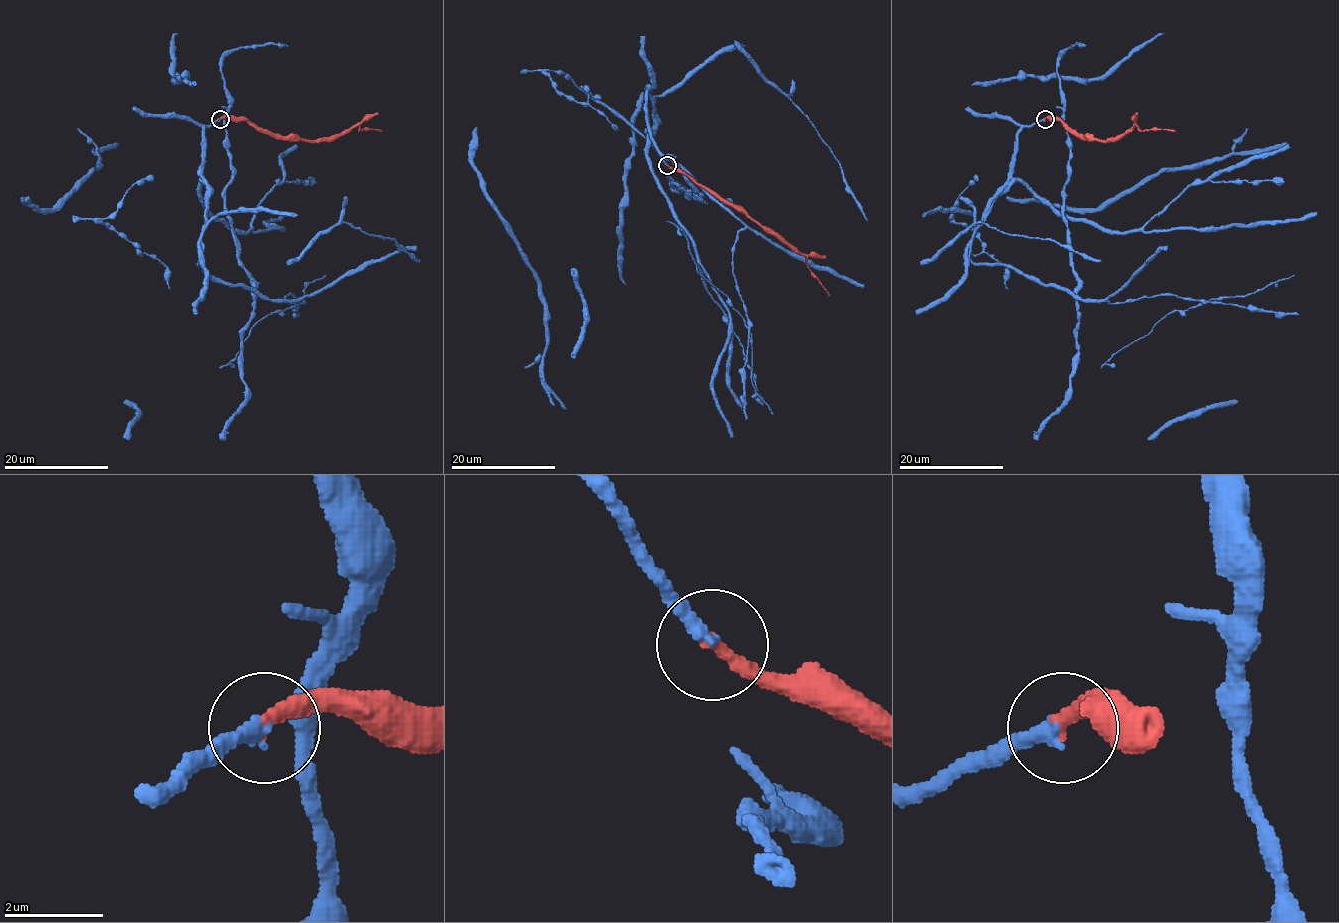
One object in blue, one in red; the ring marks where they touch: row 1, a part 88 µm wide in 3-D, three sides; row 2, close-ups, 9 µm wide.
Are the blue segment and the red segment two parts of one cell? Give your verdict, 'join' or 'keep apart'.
join

